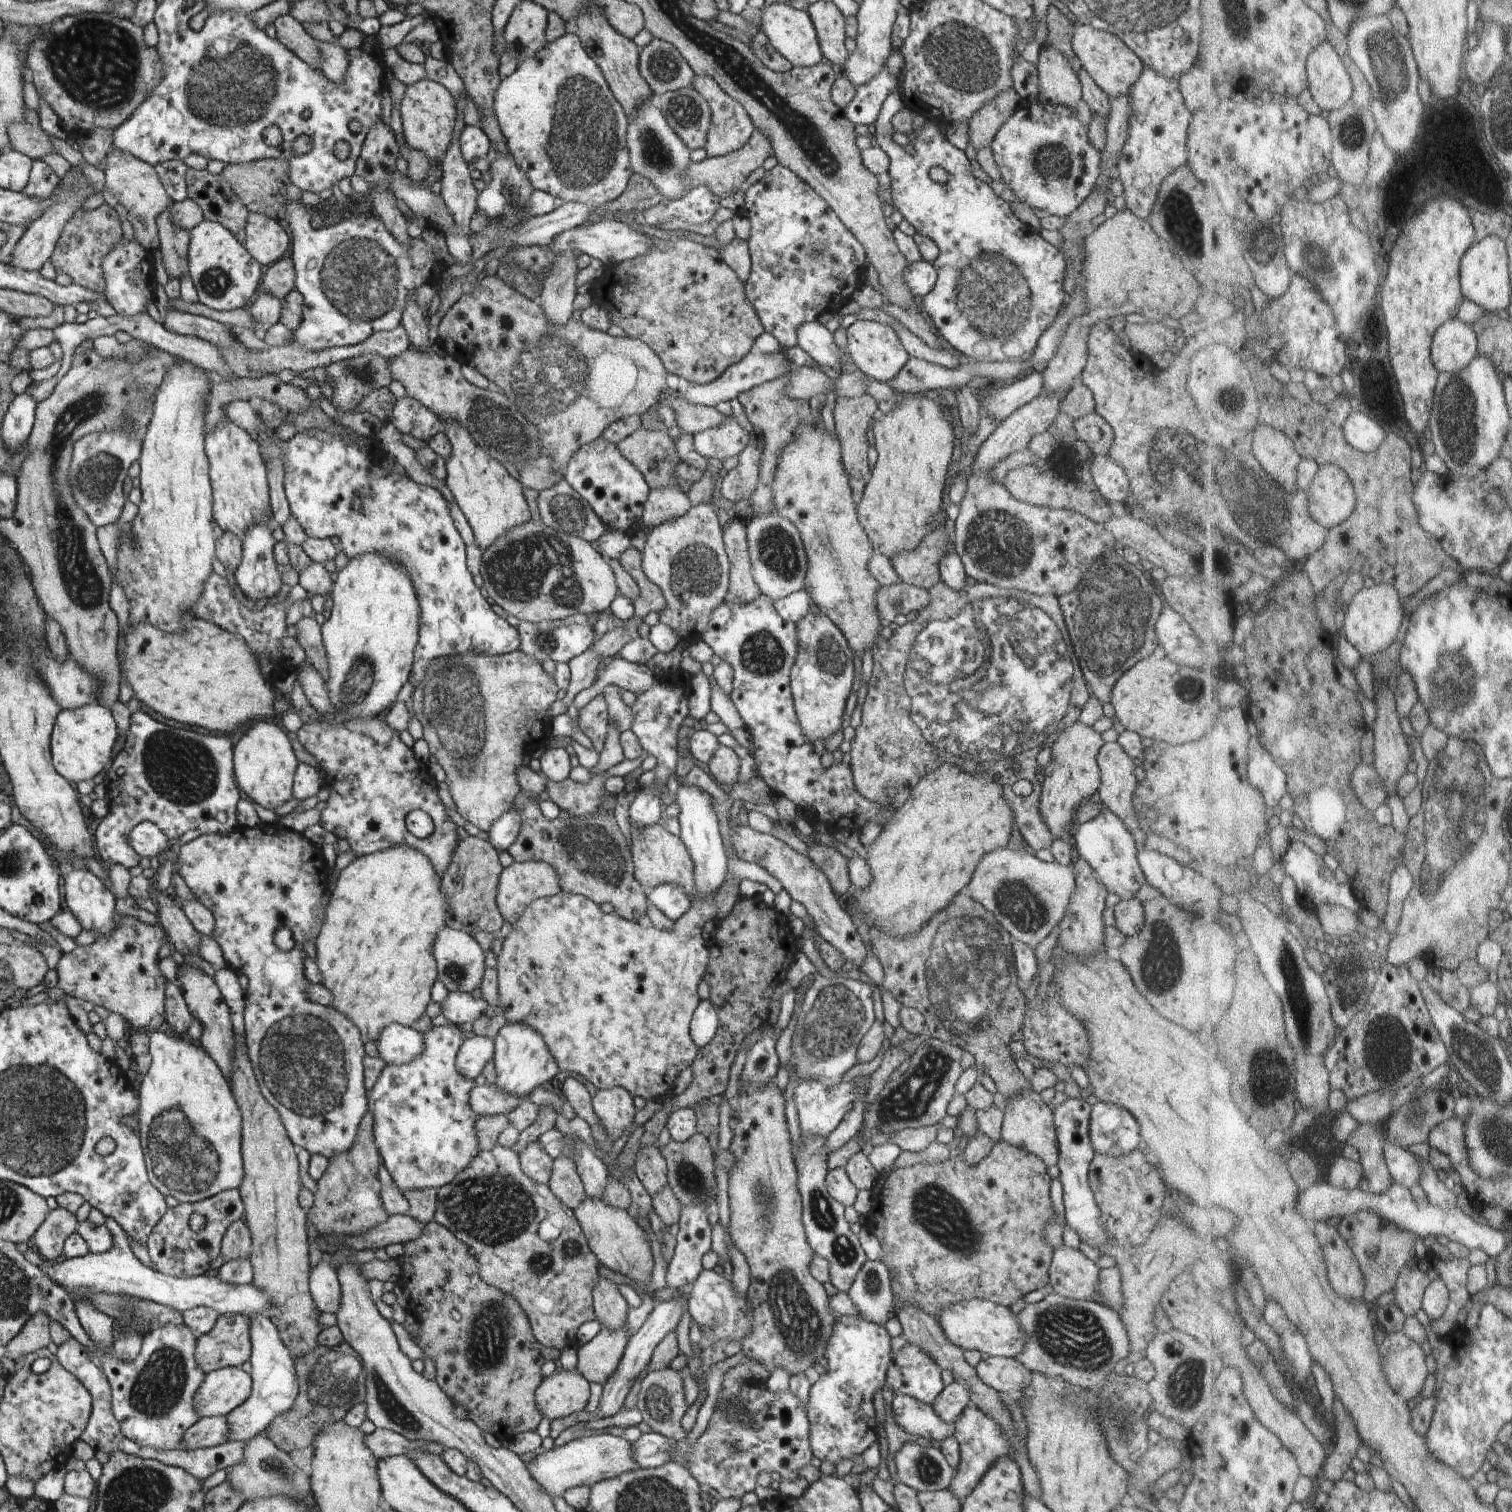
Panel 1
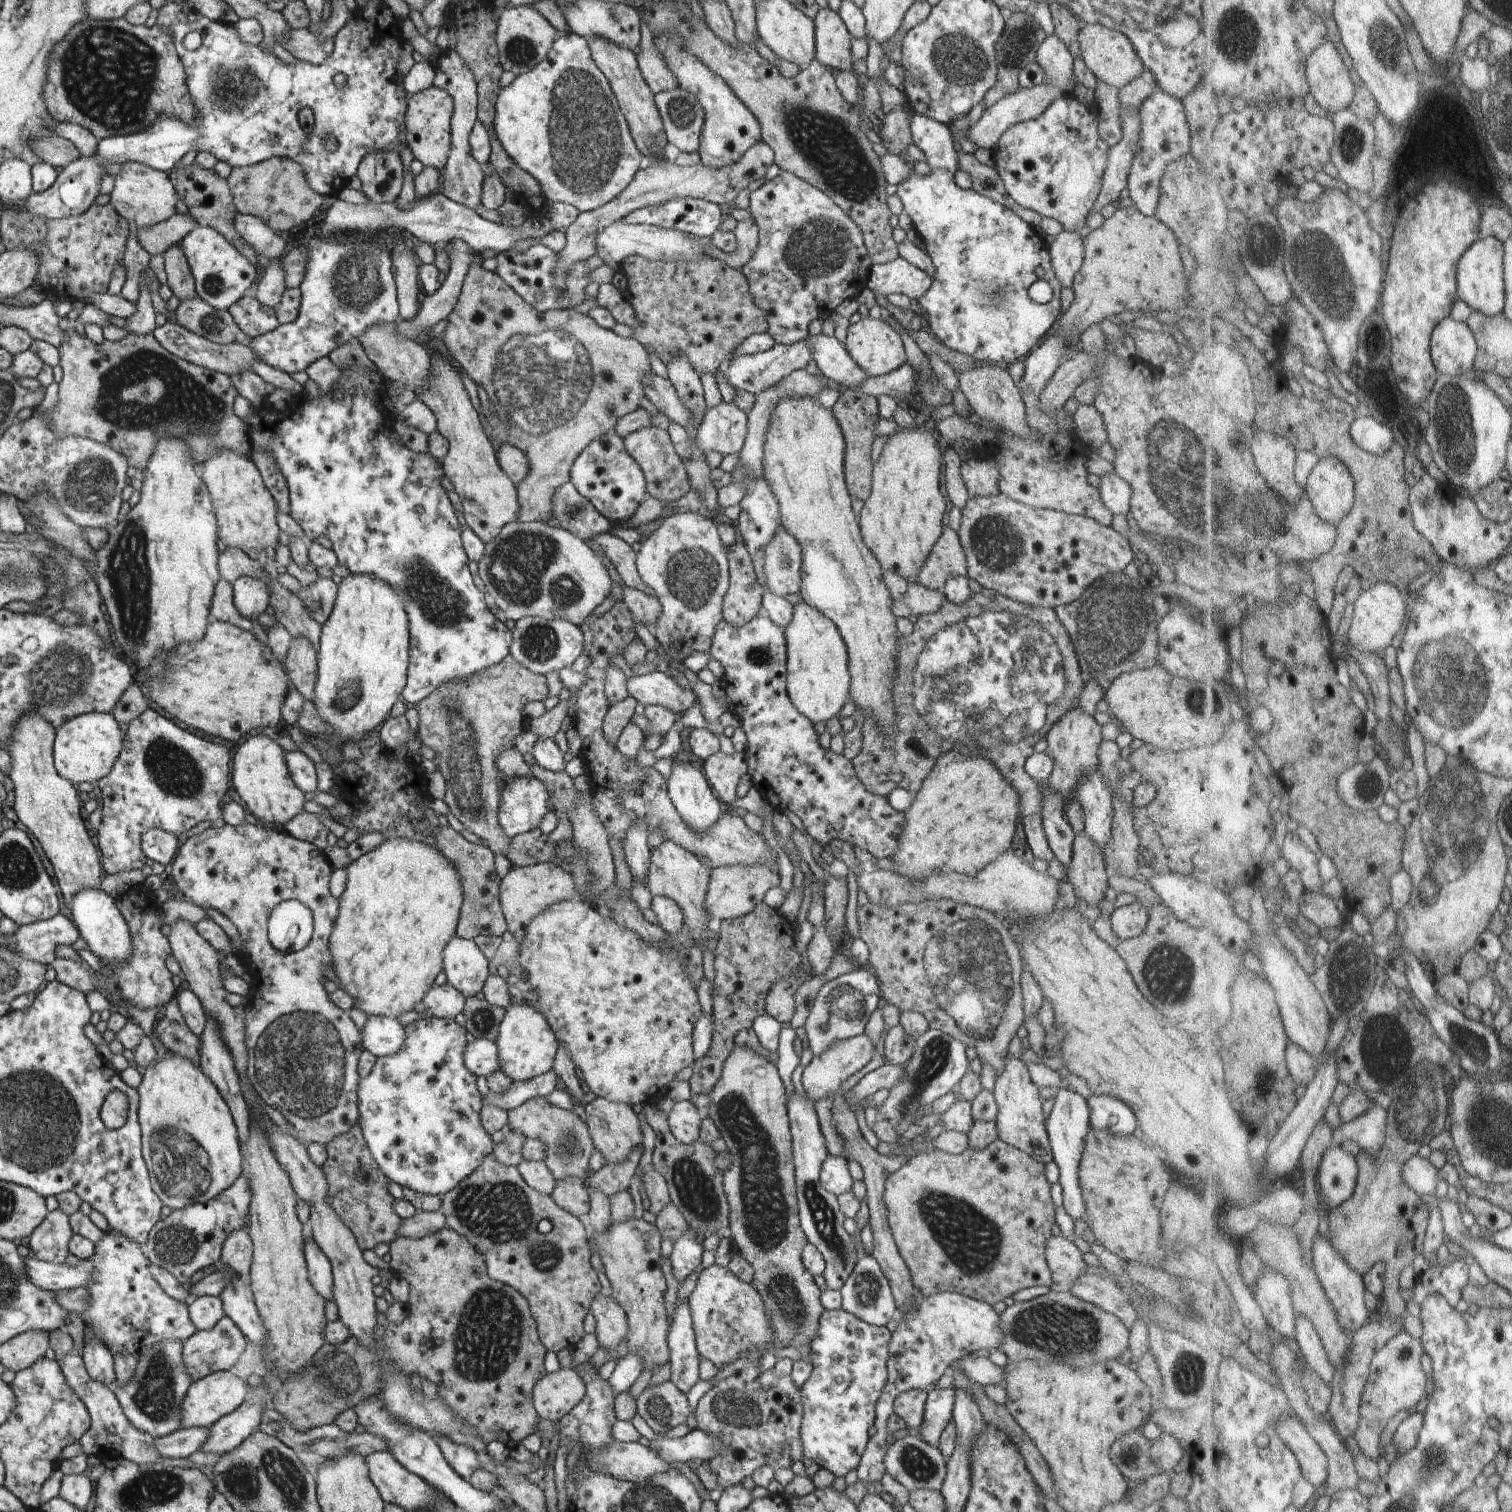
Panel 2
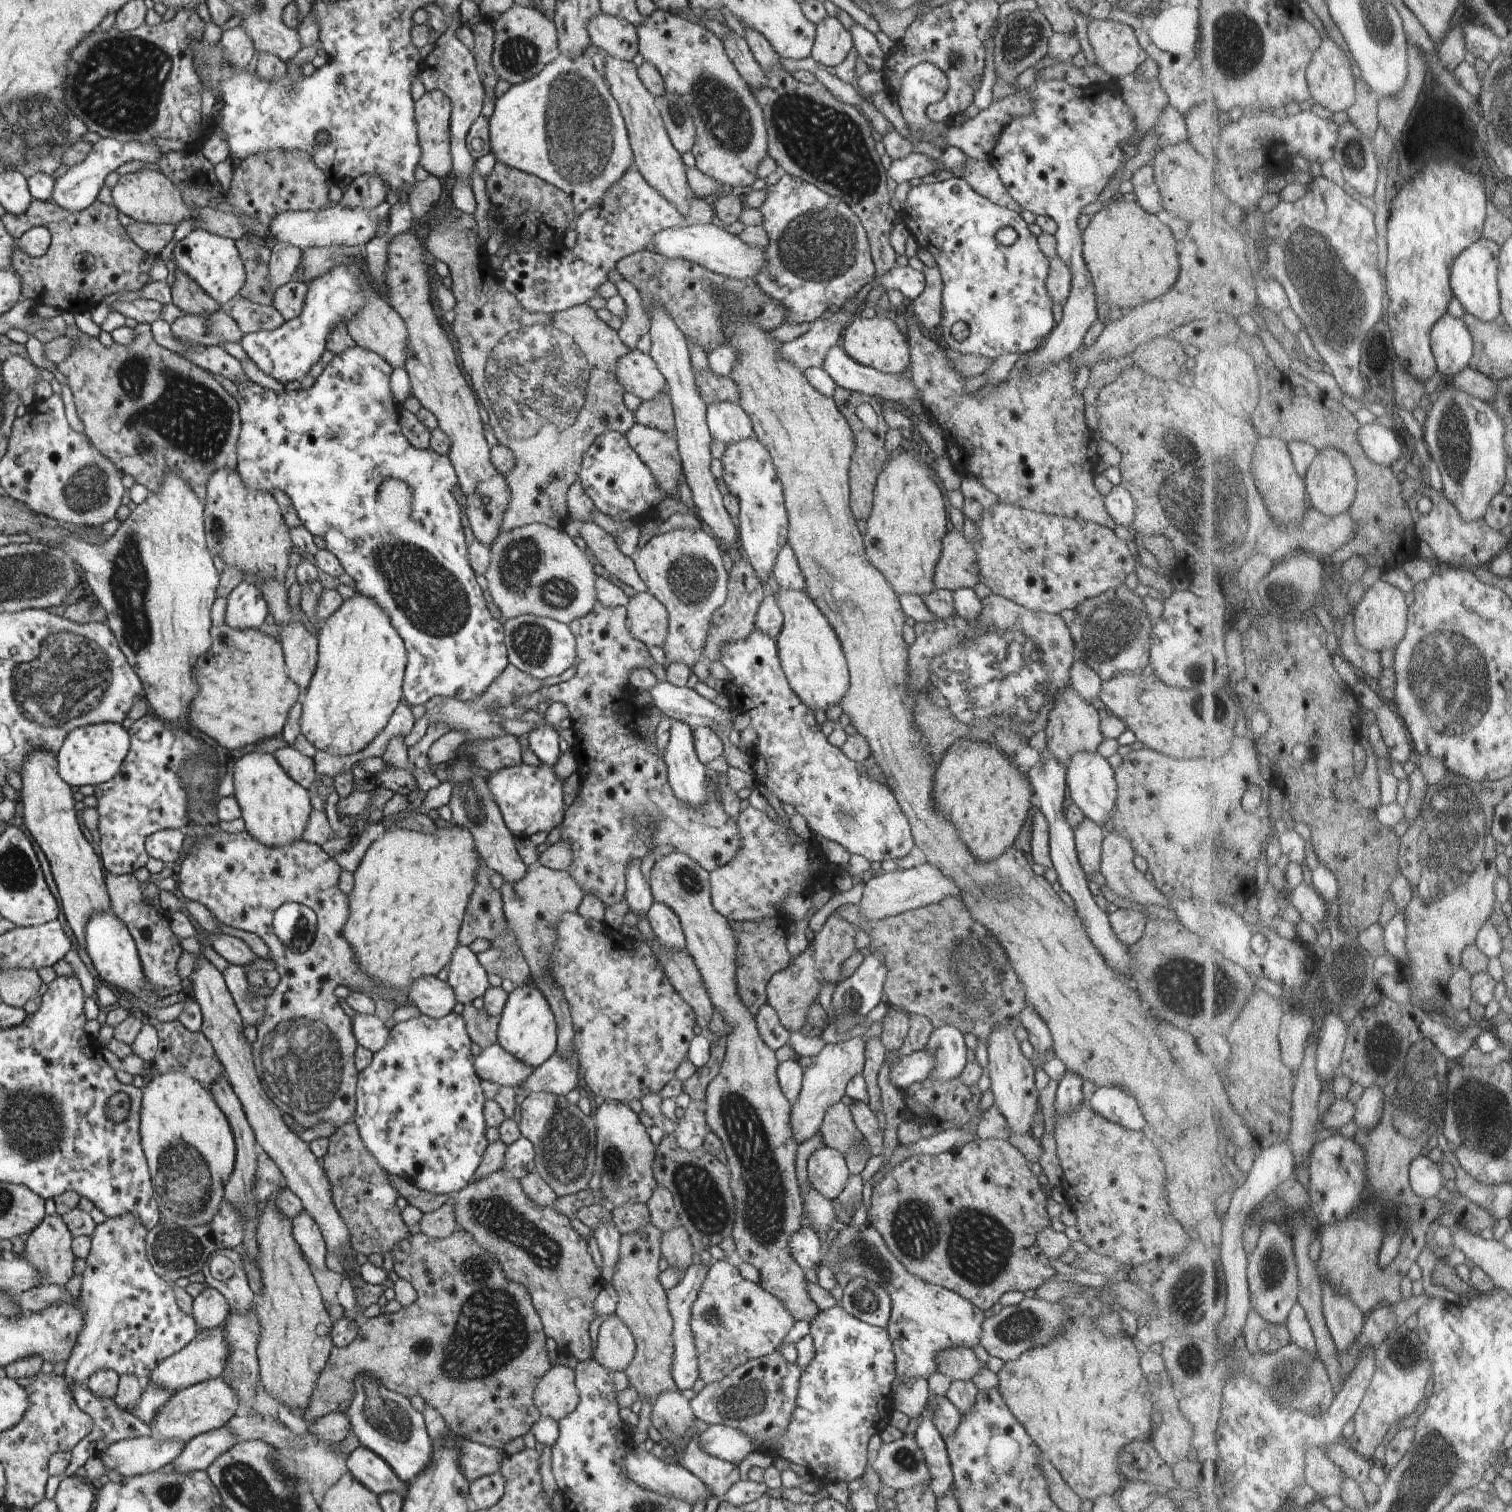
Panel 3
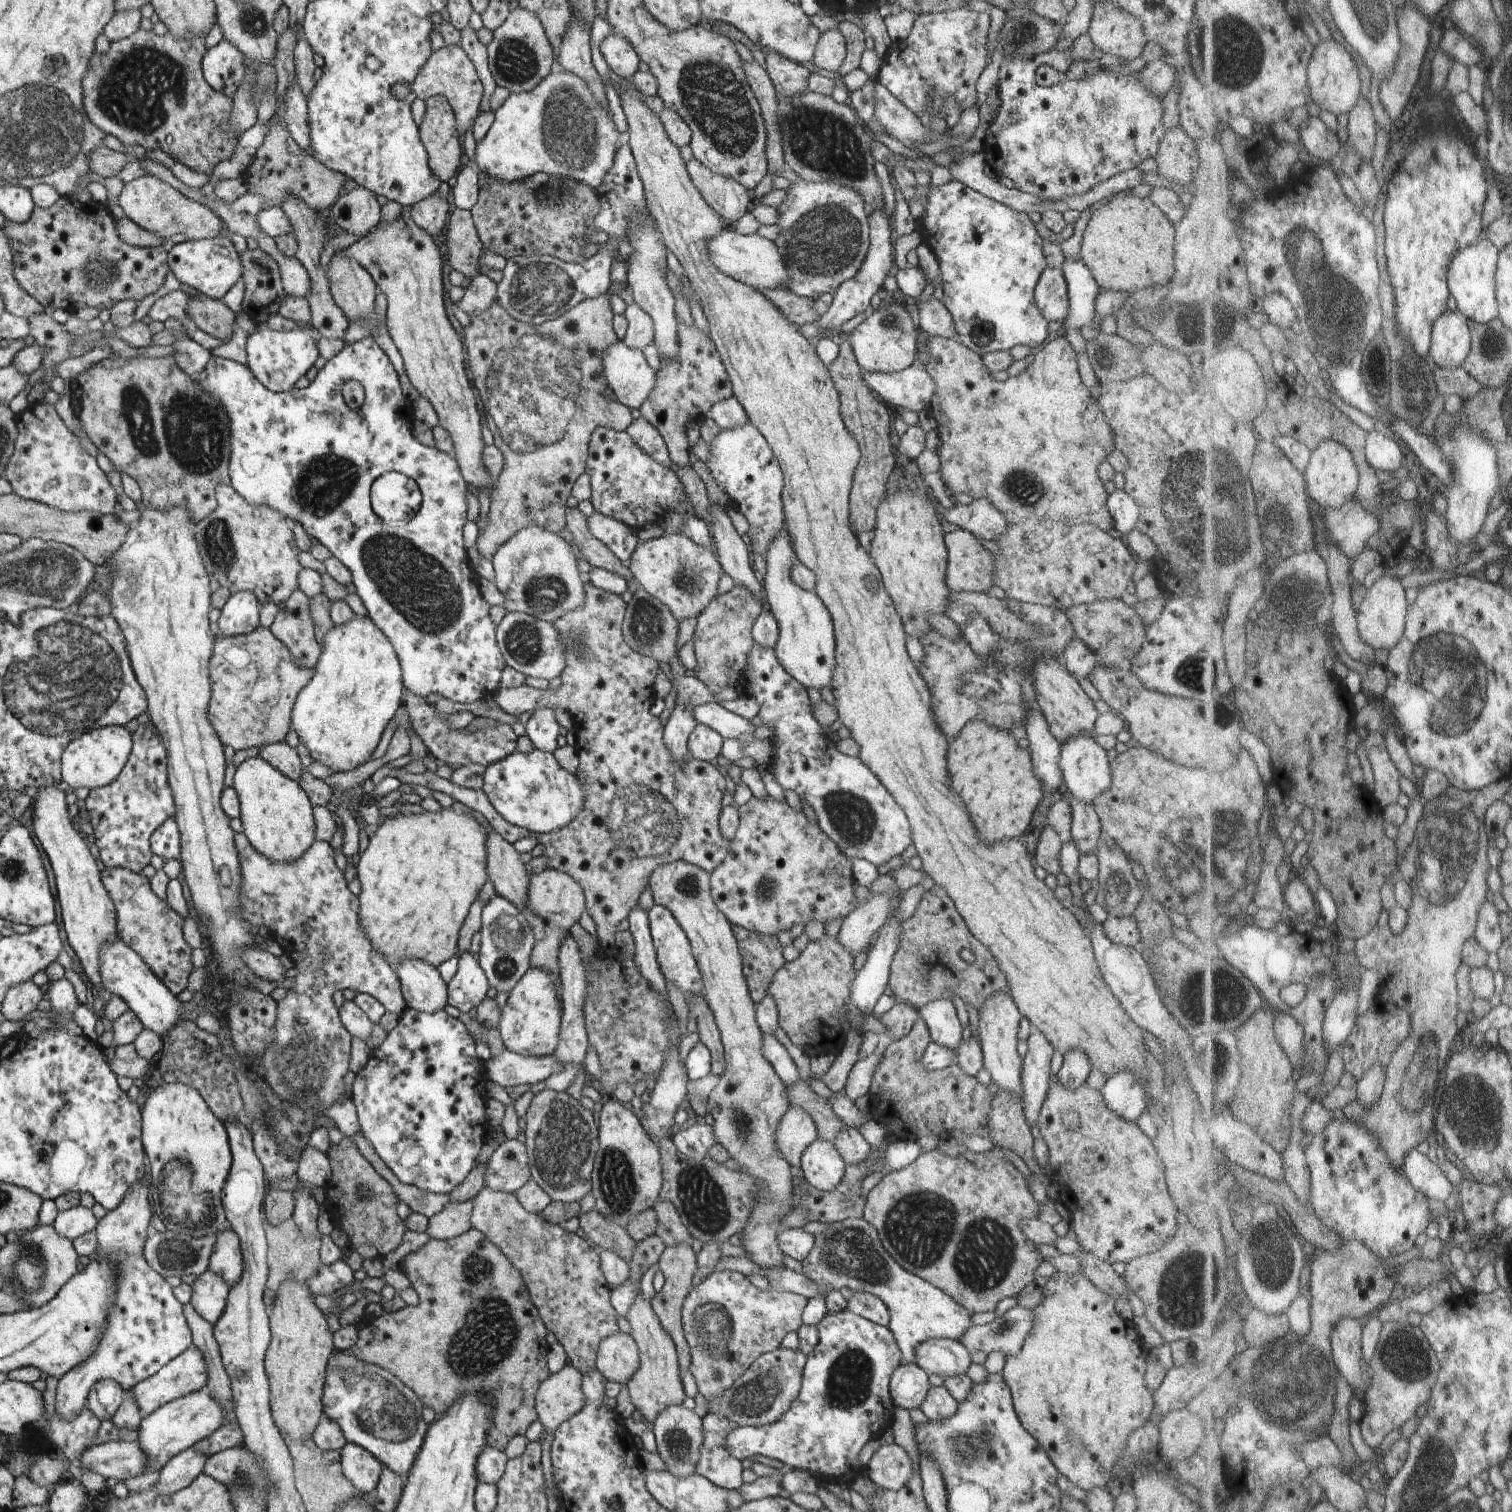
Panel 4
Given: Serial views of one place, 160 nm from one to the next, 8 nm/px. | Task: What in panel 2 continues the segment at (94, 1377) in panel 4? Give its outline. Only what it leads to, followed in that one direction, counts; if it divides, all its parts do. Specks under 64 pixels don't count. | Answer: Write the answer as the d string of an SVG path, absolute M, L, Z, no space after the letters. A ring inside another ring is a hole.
M109 1228L104 1231L102 1238L95 1242L95 1249L91 1256L92 1276L87 1284L89 1299L82 1314L85 1327L91 1329L94 1339L104 1341L109 1351L115 1357L127 1353L137 1357L148 1352L155 1344L164 1341L178 1341L184 1344L192 1335L196 1334L197 1327L189 1315L189 1308L181 1301L174 1300L158 1284L152 1269L149 1267L149 1257L137 1241L132 1240L120 1231Z

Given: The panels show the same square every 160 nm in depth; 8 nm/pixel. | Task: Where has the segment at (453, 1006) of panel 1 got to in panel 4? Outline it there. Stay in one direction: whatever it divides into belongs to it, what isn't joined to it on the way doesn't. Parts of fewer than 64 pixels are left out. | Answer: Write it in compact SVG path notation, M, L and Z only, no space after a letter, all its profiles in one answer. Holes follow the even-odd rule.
M402 959L395 968L407 1008L435 1013L447 1004L448 989L437 966L420 959Z

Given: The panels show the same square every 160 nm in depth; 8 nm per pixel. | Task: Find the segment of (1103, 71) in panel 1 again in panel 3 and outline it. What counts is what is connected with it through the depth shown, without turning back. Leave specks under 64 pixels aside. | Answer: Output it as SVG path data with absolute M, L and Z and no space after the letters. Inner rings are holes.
M1091 20L1087 26L1087 35L1095 50L1096 63L1113 77L1120 78L1122 75L1133 74L1148 57L1130 25L1120 24L1115 20Z

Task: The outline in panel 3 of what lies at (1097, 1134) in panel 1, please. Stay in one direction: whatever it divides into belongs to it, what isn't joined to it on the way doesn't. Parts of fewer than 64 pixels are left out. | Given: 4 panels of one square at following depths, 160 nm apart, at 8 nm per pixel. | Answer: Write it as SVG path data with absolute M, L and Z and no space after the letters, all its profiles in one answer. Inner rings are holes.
M1118 1085L1099 1087L1089 1103L1094 1112L1124 1128L1142 1131L1142 1128L1148 1124L1144 1121L1135 1096L1124 1087Z

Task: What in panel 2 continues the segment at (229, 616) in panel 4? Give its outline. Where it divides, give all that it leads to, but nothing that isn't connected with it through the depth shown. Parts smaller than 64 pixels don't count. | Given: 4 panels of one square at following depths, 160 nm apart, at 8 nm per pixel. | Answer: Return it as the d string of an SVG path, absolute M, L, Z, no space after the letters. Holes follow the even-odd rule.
M240 577L233 582L233 603L238 612L251 620L269 611L270 583L252 577Z

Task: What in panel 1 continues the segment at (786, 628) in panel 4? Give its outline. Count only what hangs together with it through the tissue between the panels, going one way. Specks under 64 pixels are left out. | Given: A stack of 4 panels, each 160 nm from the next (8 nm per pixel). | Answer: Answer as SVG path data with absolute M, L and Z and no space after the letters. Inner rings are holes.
M811 612L808 613L796 623L796 628L798 628L798 656L796 656L796 662L790 670L790 687L796 716L800 724L800 730L802 730L802 736L810 744L814 744L816 740L825 742L840 729L843 730L846 702L848 696L853 692L855 654L844 634L833 624L831 618L823 613L819 616L815 616Z

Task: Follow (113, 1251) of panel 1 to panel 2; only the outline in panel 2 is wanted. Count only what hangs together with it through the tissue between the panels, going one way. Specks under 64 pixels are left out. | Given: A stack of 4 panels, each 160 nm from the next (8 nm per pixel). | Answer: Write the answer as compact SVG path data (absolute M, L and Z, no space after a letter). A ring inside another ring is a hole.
M36 1257L25 1260L26 1272L29 1279L38 1285L38 1288L54 1292L60 1289L73 1289L86 1287L91 1281L92 1261L90 1259L80 1260L76 1266L67 1263L51 1263Z

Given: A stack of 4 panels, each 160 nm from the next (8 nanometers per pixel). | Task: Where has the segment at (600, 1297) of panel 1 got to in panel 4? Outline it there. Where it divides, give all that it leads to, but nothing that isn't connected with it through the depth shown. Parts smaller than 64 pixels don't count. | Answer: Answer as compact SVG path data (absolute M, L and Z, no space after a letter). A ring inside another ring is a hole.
M618 1332L602 1340L595 1366L606 1381L623 1385L635 1375L640 1363L635 1340L626 1333Z

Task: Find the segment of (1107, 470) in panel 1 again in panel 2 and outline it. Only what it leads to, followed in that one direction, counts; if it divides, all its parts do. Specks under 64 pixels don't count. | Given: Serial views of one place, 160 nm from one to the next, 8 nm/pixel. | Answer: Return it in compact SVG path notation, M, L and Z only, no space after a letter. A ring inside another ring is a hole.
M1115 472L1105 474L1101 478L1099 492L1104 505L1112 515L1124 514L1130 510L1132 492L1130 484L1122 480Z

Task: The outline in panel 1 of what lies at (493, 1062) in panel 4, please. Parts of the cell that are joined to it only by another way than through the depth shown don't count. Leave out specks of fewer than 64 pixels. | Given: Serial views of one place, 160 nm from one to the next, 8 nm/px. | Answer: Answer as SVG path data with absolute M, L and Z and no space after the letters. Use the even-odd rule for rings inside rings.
M472 1036L460 1046L457 1058L456 1069L458 1074L464 1078L475 1079L478 1077L484 1066L493 1060L494 1044L491 1039L484 1036Z

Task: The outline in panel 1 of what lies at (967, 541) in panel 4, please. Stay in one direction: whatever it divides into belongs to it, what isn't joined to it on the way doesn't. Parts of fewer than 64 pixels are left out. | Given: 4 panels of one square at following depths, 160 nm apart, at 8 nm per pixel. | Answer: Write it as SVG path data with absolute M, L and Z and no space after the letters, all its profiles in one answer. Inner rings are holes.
M943 526L924 536L912 552L892 556L892 566L902 583L930 590L941 580L940 560L950 548Z

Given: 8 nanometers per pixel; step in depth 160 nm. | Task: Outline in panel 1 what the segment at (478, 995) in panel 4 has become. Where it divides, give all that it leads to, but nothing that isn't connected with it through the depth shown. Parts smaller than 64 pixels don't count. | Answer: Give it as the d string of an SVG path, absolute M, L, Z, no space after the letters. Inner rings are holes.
M447 925L436 934L432 954L437 964L438 981L440 981L449 992L461 991L472 993L481 986L485 966L485 951L474 937L461 930L454 930Z

